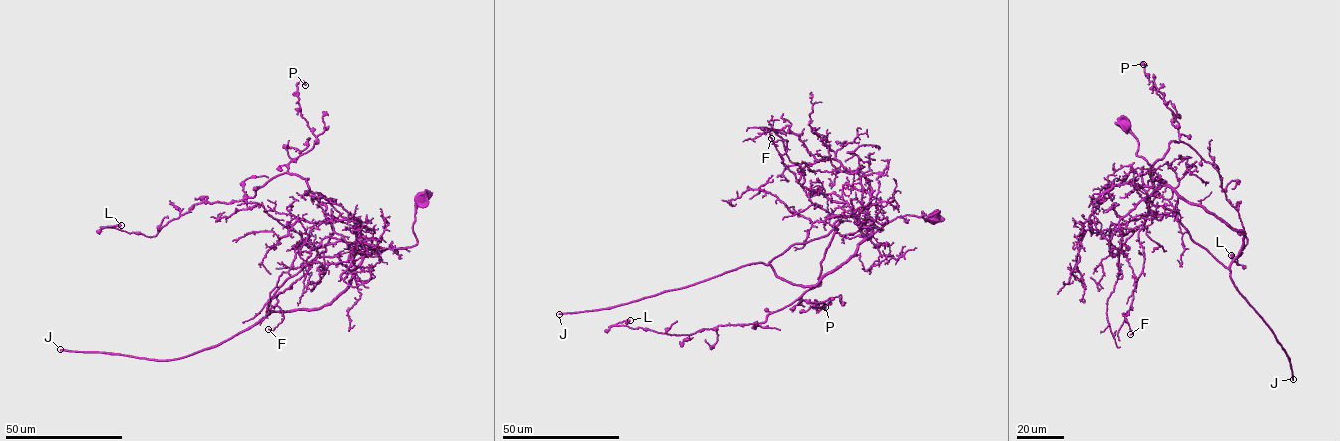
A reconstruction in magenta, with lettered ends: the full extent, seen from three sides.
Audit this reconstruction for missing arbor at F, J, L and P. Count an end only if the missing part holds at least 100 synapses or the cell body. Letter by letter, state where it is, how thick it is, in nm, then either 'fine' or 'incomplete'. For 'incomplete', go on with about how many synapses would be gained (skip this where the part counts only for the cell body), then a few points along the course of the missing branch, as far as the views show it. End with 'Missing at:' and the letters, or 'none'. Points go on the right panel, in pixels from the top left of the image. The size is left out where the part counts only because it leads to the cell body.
F: (1130, 334) | 140 nm | fine
J: (1293, 379) | 280 nm | incomplete | 350 syn
L: (1231, 255) | 260 nm | fine
P: (1143, 64) | 340 nm | fine
Missing at: J

